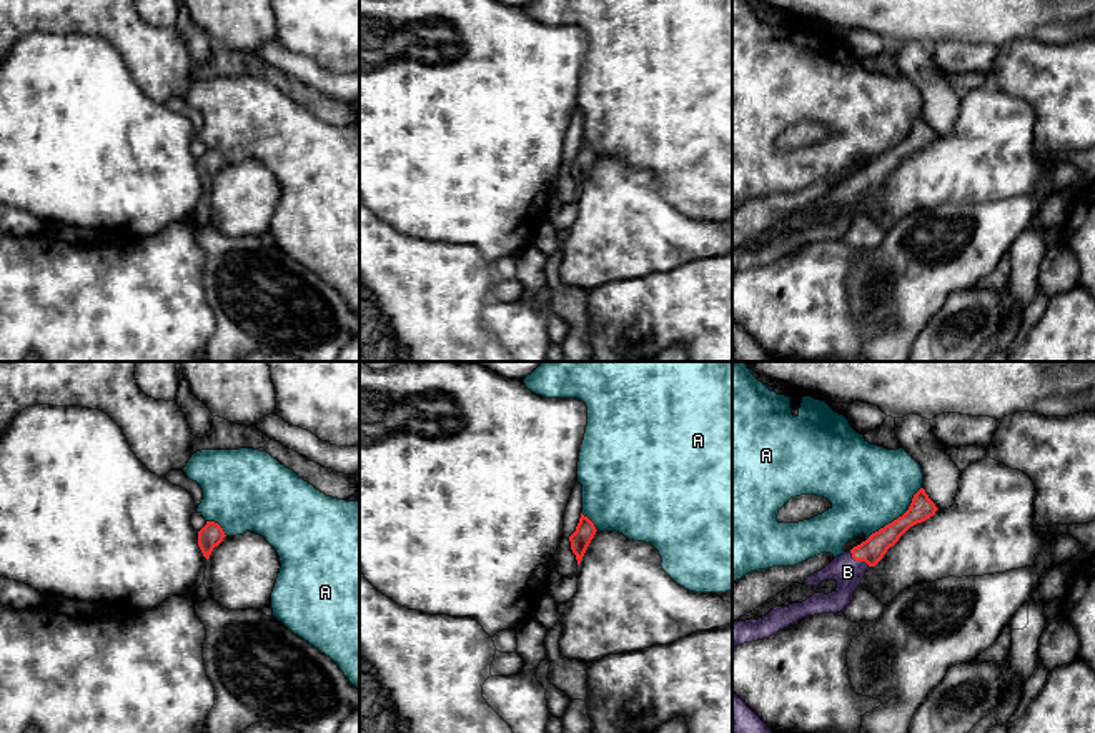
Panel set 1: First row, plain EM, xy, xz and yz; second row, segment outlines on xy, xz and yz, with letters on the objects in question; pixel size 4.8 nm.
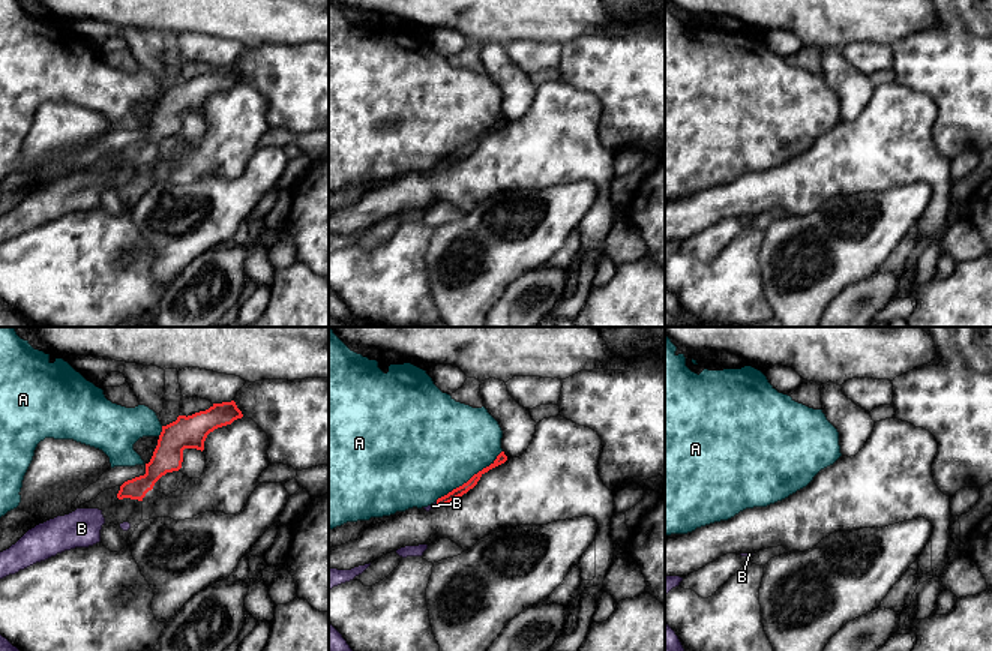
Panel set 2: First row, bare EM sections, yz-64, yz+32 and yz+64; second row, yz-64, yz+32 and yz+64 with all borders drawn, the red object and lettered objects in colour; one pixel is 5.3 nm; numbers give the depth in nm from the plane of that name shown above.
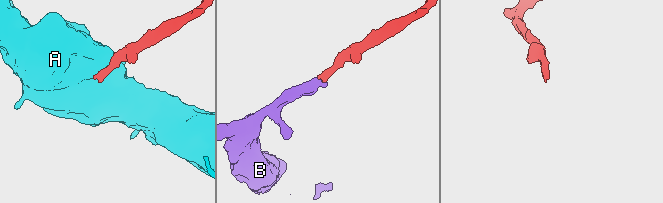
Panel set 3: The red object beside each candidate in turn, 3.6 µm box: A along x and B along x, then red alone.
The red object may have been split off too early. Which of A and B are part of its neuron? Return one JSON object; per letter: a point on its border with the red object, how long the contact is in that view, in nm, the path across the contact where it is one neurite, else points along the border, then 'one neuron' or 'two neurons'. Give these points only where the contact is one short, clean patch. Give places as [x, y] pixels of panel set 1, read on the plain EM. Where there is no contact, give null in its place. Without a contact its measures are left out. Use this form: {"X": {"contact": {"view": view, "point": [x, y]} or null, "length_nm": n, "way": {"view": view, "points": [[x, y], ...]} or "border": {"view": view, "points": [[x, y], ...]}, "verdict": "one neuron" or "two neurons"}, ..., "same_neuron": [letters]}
{"A": {"contact": {"view": "yz", "point": [899, 144]}, "length_nm": 380, "verdict": "two neurons"}, "B": {"contact": {"view": "yz", "point": [859, 187]}, "length_nm": 120, "way": {"view": "yz", "points": [[872, 177], [859, 187], [847, 199]]}, "verdict": "one neuron"}, "same_neuron": ["B"]}

